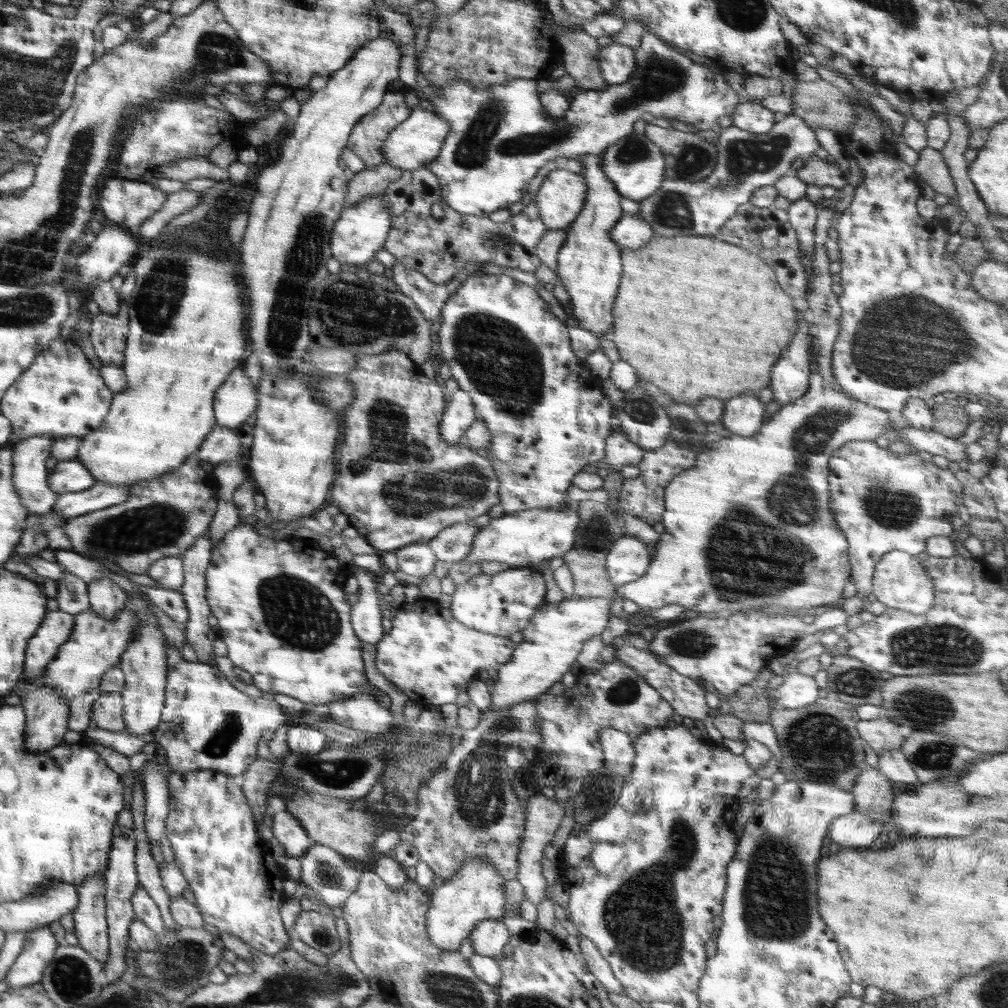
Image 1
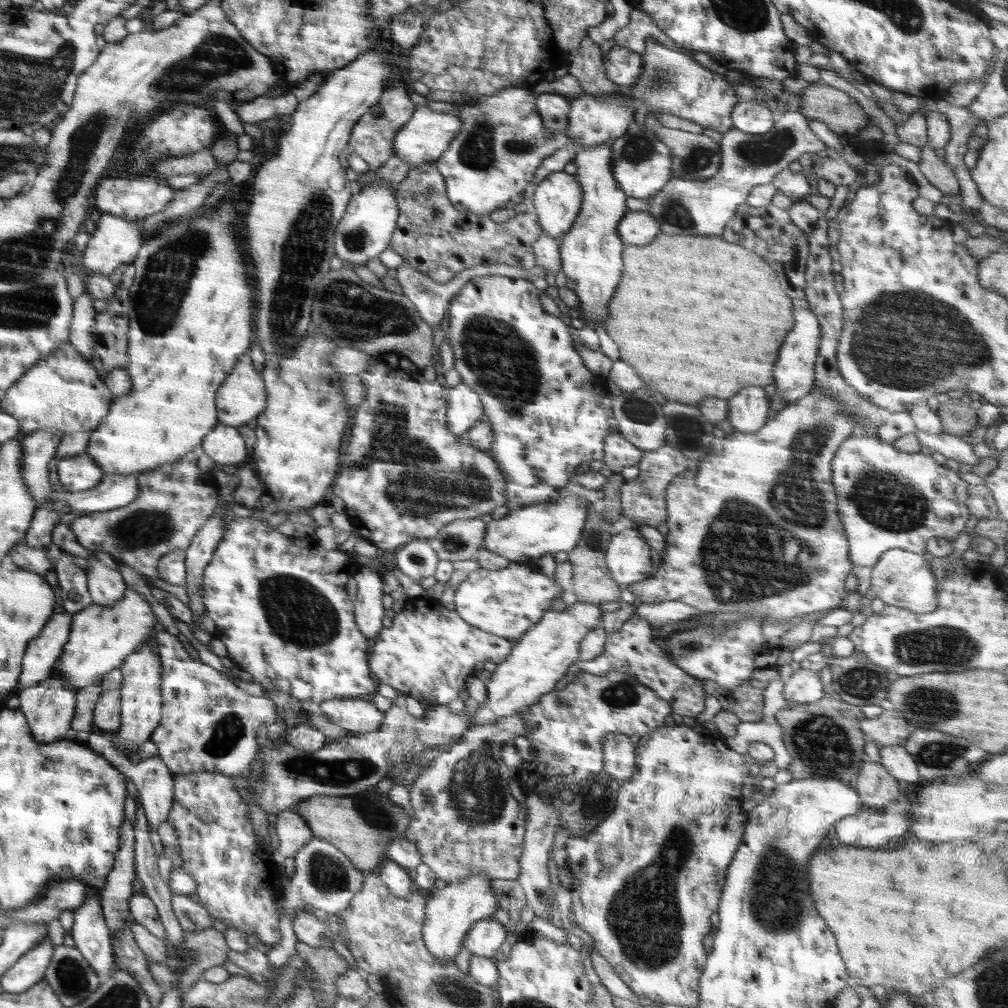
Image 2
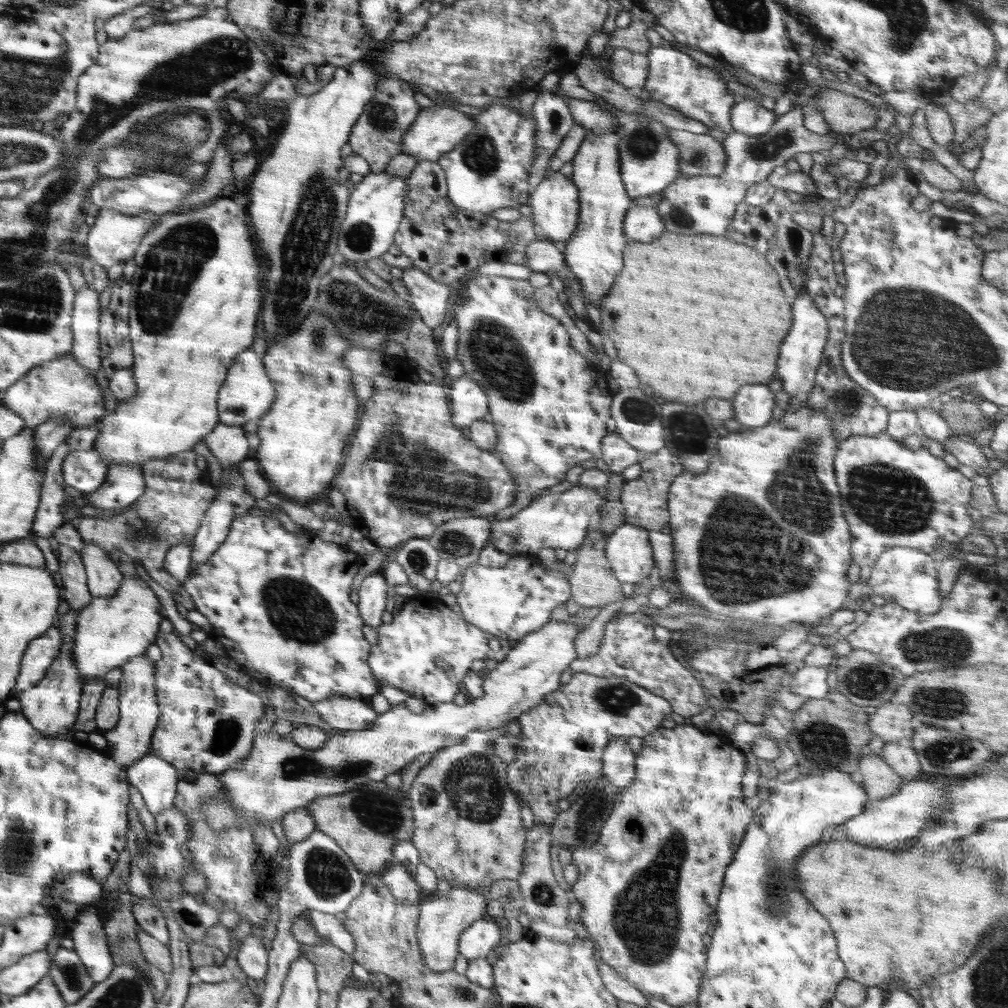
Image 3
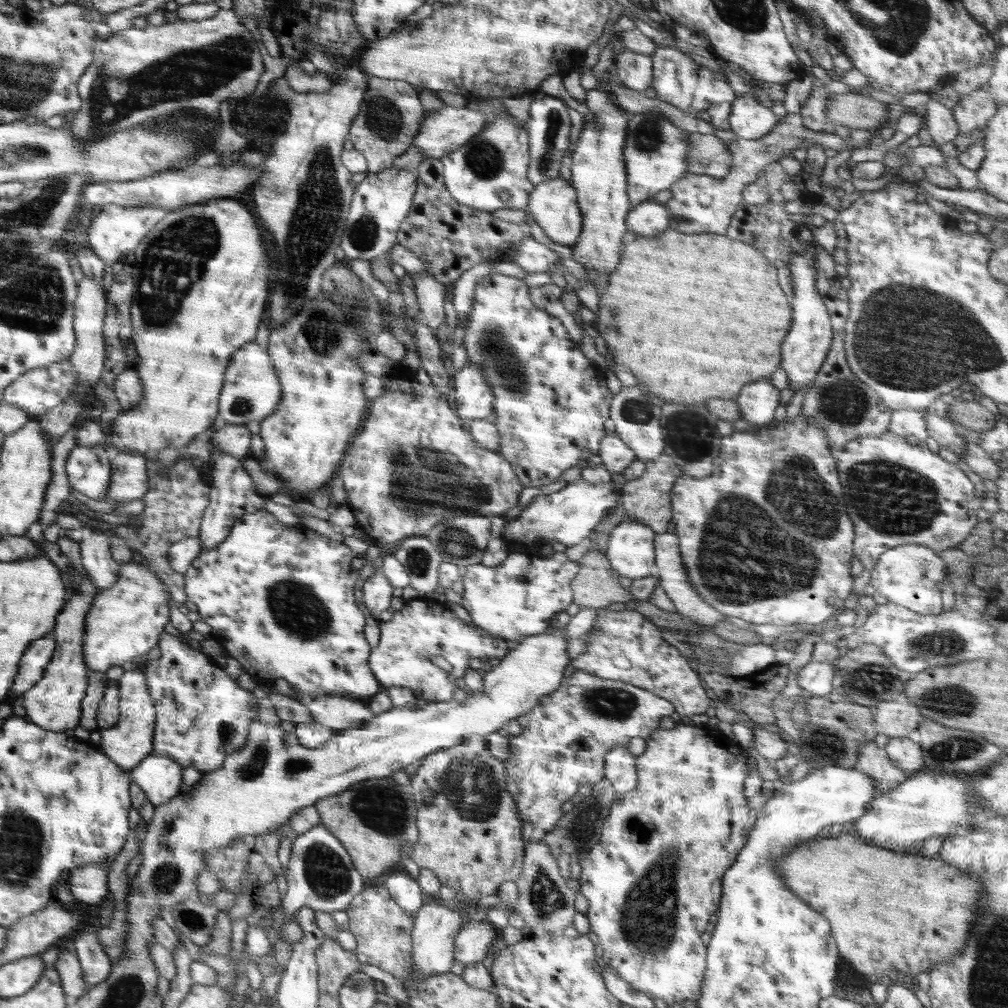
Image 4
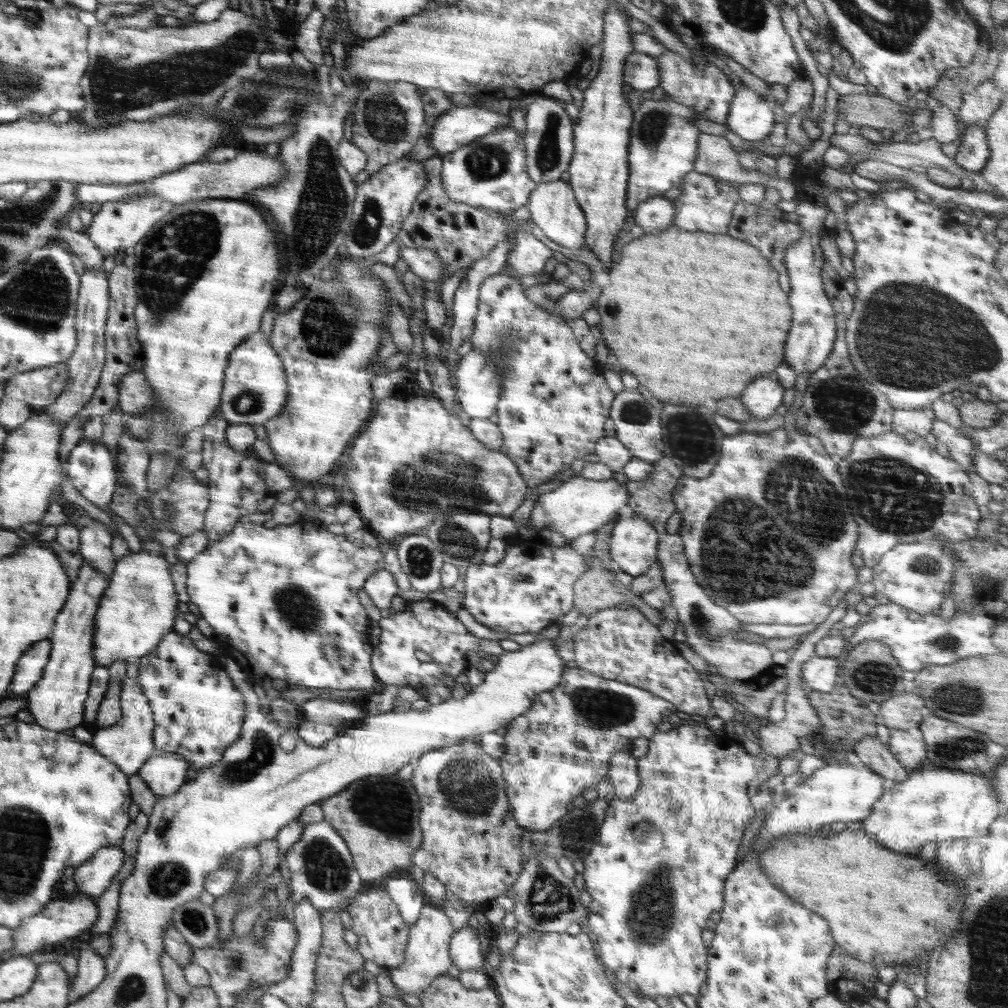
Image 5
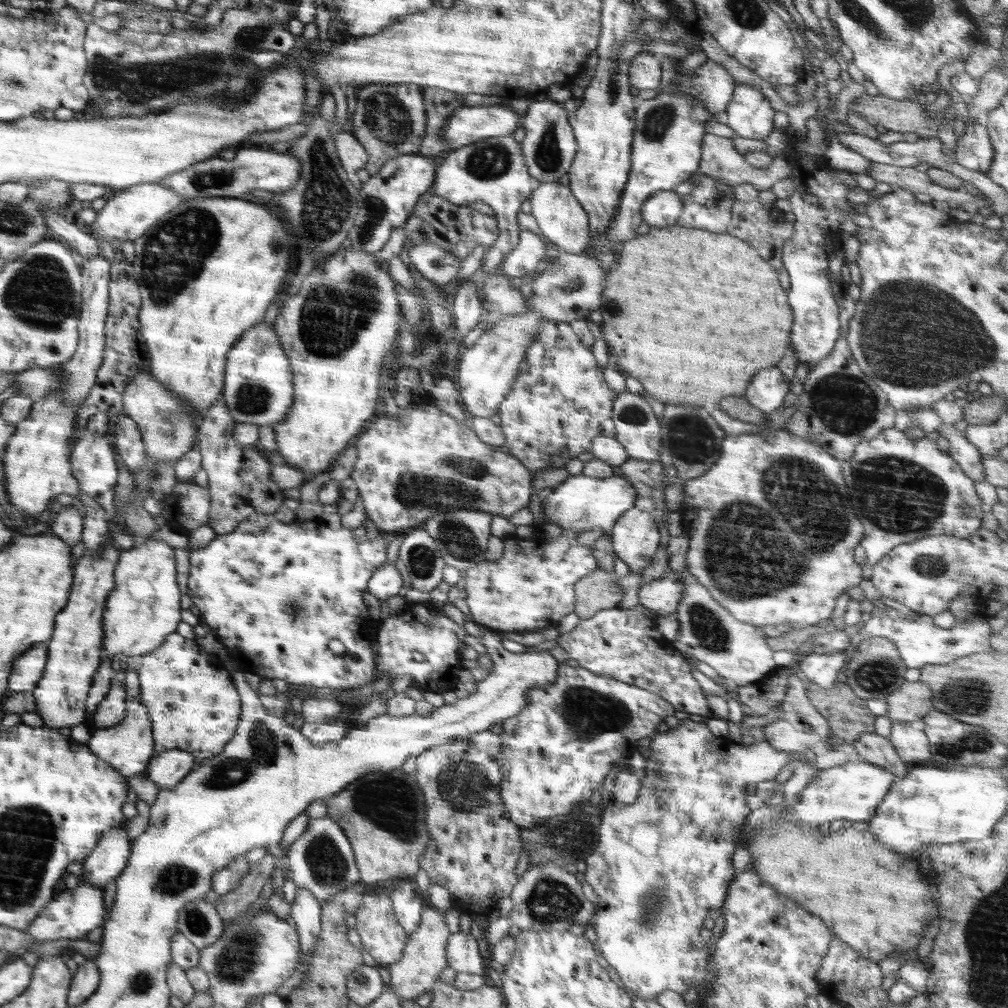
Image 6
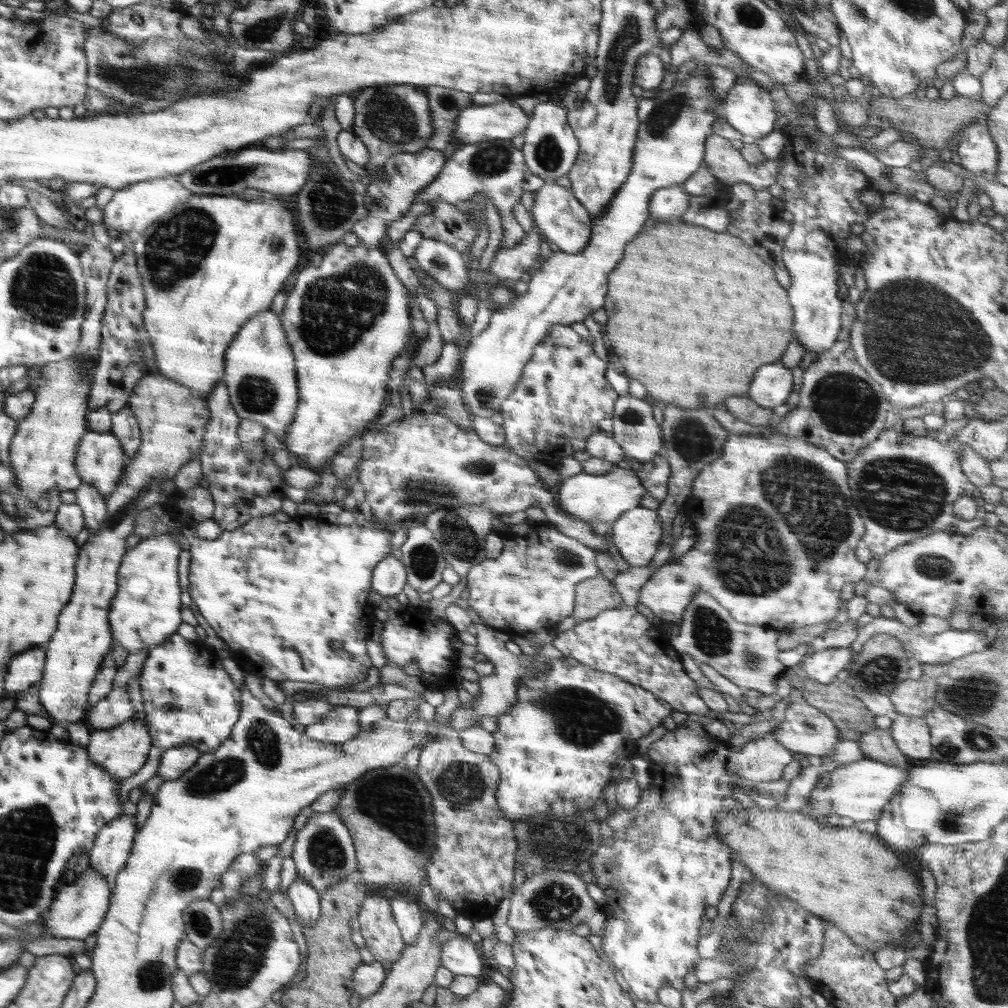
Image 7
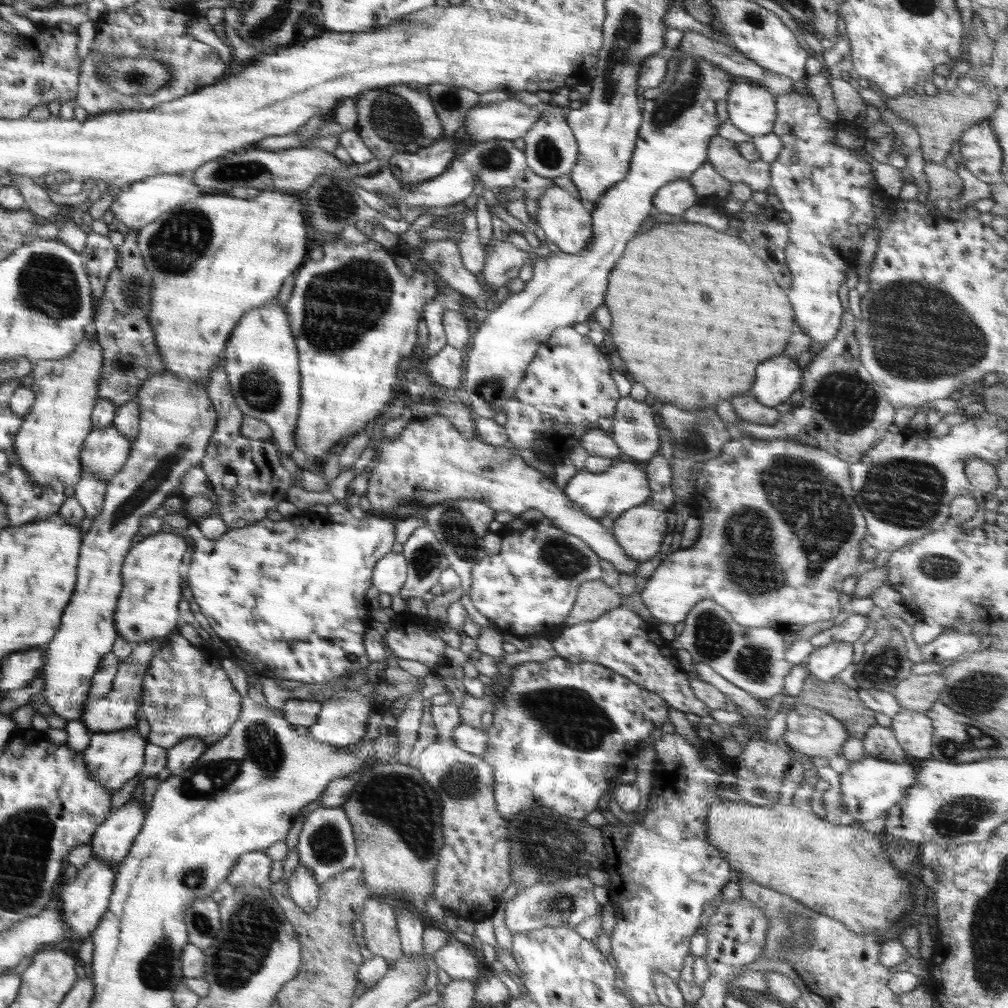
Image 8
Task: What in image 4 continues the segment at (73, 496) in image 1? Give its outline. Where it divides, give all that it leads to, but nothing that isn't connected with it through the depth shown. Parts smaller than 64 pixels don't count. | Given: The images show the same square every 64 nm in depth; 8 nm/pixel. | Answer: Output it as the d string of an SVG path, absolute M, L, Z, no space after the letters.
M120 451L112 455L110 462L112 480L103 502L122 501L122 504L127 504L144 496L150 490L148 467L146 467L148 458L148 455L130 451Z

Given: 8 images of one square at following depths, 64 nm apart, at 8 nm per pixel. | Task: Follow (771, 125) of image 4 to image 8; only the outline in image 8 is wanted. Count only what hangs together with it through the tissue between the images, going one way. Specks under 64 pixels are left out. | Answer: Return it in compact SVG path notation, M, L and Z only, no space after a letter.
M739 79L728 92L725 119L751 138L773 133L777 98L762 85Z

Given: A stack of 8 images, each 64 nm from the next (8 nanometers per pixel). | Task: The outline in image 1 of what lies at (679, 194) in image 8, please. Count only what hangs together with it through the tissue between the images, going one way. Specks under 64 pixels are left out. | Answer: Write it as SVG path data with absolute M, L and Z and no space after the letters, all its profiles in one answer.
M624 215L612 228L611 238L621 250L638 250L656 237L652 225L648 224L642 215Z

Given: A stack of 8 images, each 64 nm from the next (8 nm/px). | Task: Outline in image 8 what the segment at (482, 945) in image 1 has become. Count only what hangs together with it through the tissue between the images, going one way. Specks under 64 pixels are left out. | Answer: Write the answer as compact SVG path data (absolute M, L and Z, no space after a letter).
M450 938L444 946L433 953L433 960L451 980L475 981L480 979L476 955L478 953L464 942Z

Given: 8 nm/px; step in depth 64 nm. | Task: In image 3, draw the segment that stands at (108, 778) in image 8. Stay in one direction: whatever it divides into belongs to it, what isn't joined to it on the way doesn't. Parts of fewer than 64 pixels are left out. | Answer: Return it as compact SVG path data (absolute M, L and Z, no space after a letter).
M138 656L121 666L122 680L116 688L120 690L120 722L102 735L107 742L107 755L122 766L137 763L149 754L152 736L159 720L158 700L154 688L154 665L145 657Z

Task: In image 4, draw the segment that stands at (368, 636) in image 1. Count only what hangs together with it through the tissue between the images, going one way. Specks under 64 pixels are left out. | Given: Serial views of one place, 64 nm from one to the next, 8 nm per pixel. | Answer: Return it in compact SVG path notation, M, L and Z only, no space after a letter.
M377 570L374 576L364 582L362 592L364 593L366 612L370 611L378 617L382 612L390 609L394 598L394 588L392 584L389 584L382 571Z

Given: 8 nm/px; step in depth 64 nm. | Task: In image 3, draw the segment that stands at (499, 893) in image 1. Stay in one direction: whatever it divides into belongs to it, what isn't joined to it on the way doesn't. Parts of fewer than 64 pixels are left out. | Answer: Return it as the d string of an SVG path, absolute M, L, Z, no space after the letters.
M451 888L449 892L425 896L420 903L420 916L418 917L418 946L422 952L424 966L434 972L444 972L454 966L458 952L458 937L475 920L484 918L488 905L489 895L476 892L472 888Z

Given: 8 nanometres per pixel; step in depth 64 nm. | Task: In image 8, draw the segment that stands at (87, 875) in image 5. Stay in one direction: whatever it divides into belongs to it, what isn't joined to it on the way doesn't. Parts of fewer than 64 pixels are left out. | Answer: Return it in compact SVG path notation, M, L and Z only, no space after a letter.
M131 794L122 807L111 812L109 818L98 826L91 840L92 854L109 862L118 870L119 863L127 856L140 832L148 812L143 795Z

